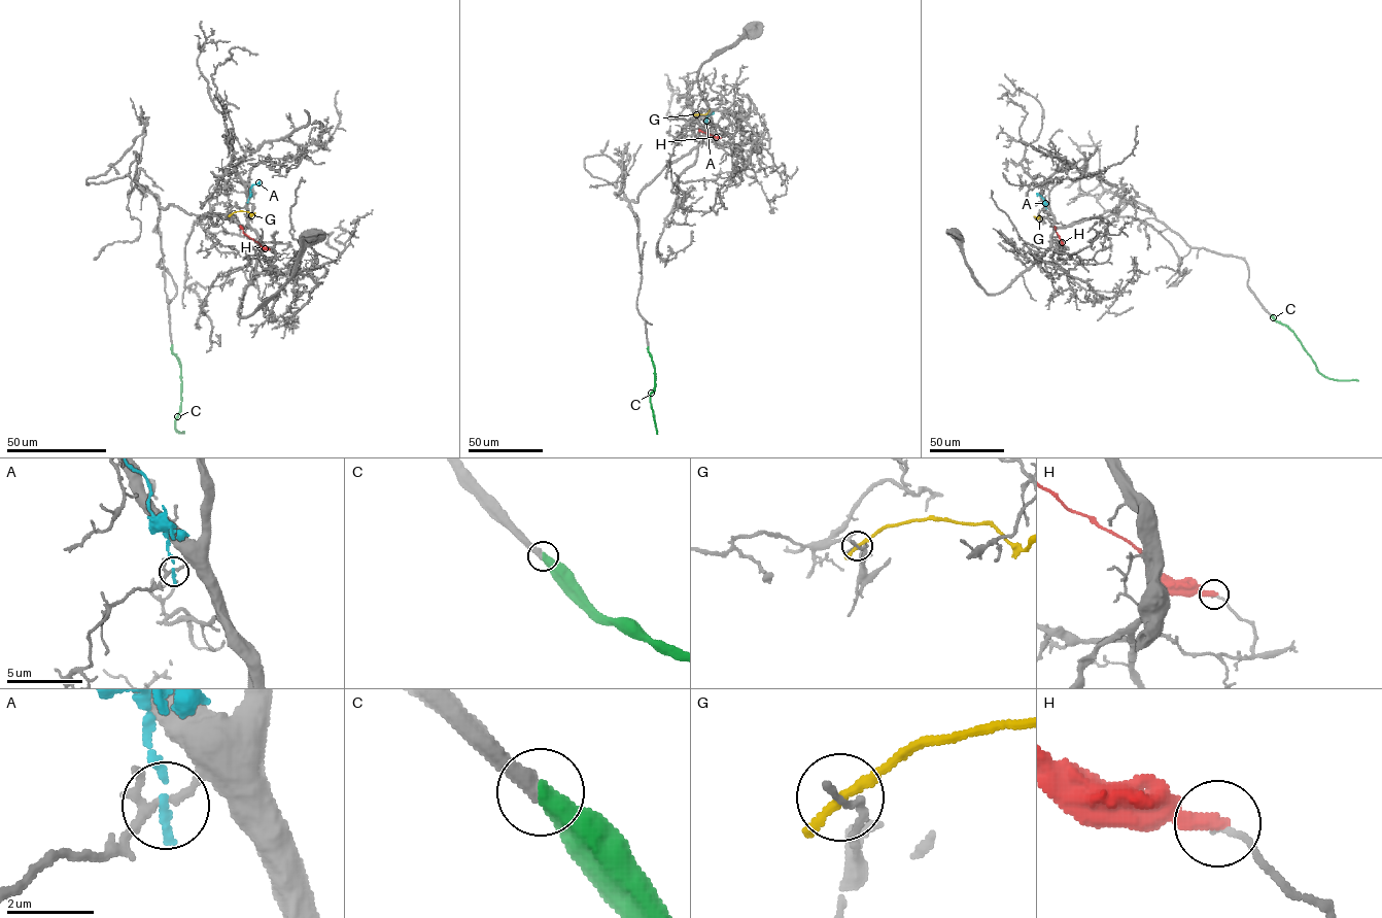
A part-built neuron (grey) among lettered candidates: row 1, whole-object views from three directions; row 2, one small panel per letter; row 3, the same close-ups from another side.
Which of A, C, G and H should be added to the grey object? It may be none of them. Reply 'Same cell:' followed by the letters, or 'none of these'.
Same cell: C

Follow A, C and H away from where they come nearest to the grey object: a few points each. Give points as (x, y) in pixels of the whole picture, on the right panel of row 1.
A: (1046, 208), (1043, 198), (1036, 194)
C: (1271, 315), (1293, 333), (1324, 375), (1357, 380)
H: (1063, 244), (1054, 227)

